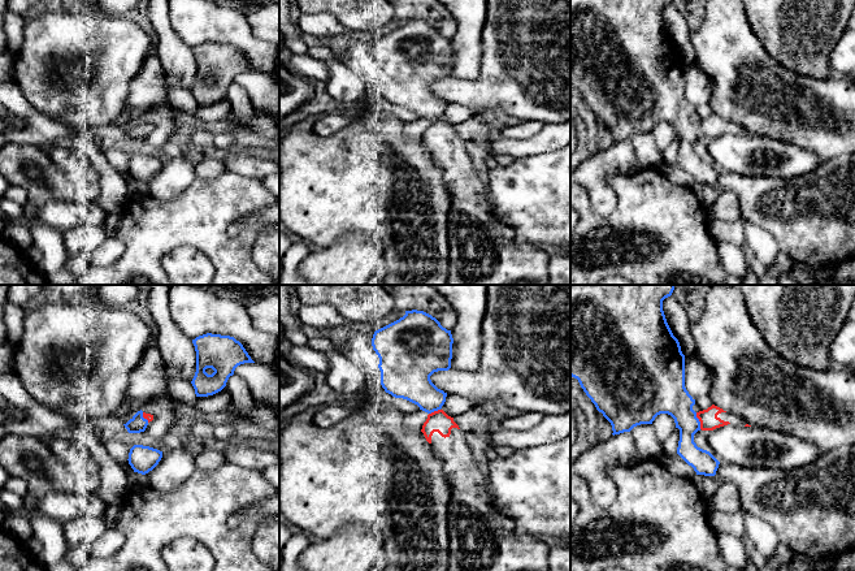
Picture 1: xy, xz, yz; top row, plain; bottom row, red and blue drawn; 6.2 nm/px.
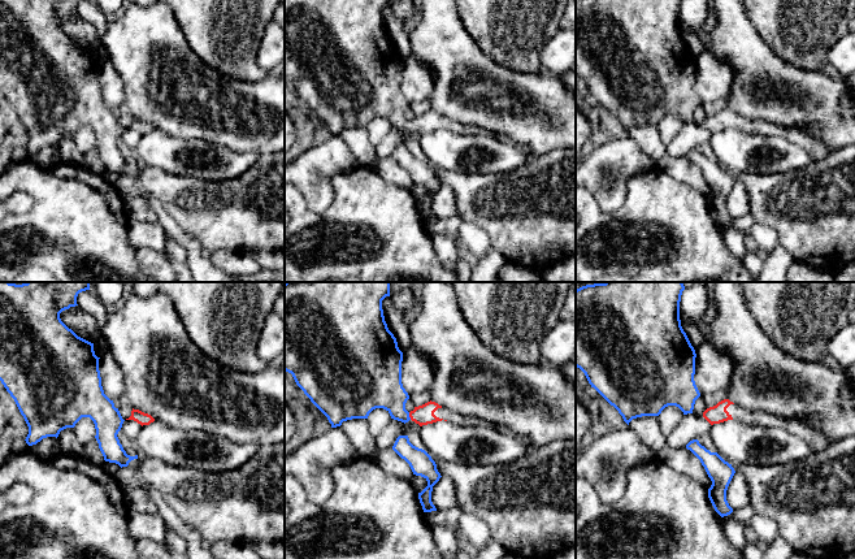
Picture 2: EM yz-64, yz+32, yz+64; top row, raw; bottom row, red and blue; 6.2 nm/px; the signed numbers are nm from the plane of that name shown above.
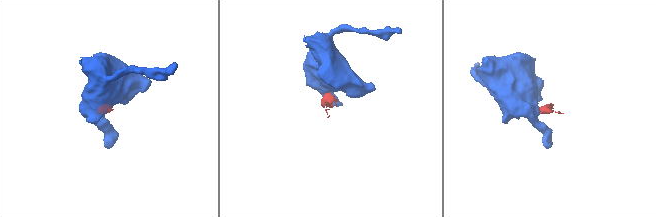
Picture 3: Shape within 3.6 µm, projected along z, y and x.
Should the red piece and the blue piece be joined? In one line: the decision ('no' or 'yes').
yes

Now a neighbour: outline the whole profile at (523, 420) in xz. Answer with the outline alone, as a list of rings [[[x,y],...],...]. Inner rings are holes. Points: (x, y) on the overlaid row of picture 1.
[[[520,412],[516,416],[503,418],[500,421],[505,428],[526,429],[537,425],[543,416],[541,412]]]

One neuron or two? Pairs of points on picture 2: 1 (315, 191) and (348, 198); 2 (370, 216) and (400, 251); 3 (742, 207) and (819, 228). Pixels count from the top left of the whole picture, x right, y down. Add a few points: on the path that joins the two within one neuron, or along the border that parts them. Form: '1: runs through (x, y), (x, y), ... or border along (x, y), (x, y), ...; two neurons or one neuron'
1: border along (352, 170), (331, 180), (322, 212), (307, 208); two neurons
2: runs through (374, 225), (391, 242); one neuron
3: border along (737, 180), (745, 187), (750, 211); two neurons

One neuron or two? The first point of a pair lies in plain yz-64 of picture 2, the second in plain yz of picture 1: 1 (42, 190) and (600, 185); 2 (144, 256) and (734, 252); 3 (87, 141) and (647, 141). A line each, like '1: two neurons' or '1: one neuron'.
1: two neurons
2: one neuron
3: two neurons

